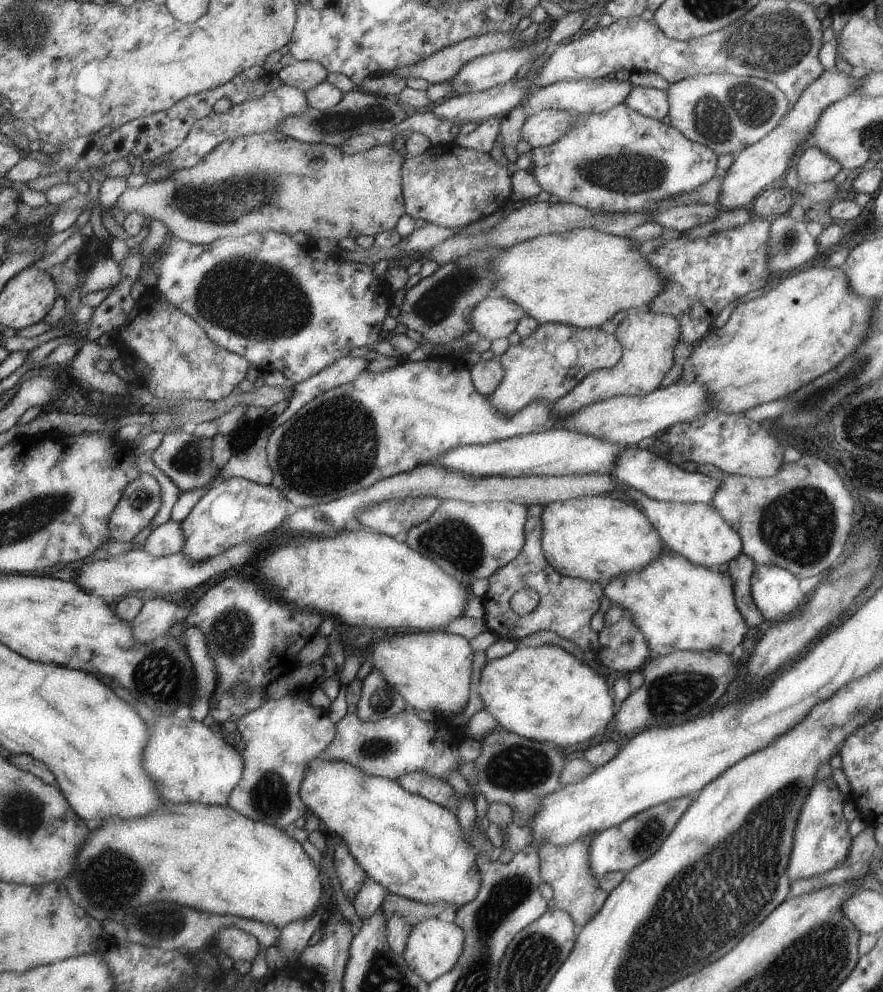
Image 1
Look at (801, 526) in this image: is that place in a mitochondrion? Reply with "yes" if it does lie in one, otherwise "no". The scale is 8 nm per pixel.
yes

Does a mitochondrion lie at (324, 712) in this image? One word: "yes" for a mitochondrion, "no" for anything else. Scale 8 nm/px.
no

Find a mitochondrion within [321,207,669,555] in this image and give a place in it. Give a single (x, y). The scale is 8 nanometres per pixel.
(437, 303)

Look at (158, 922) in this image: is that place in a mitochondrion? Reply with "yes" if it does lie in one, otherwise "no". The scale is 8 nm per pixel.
yes

